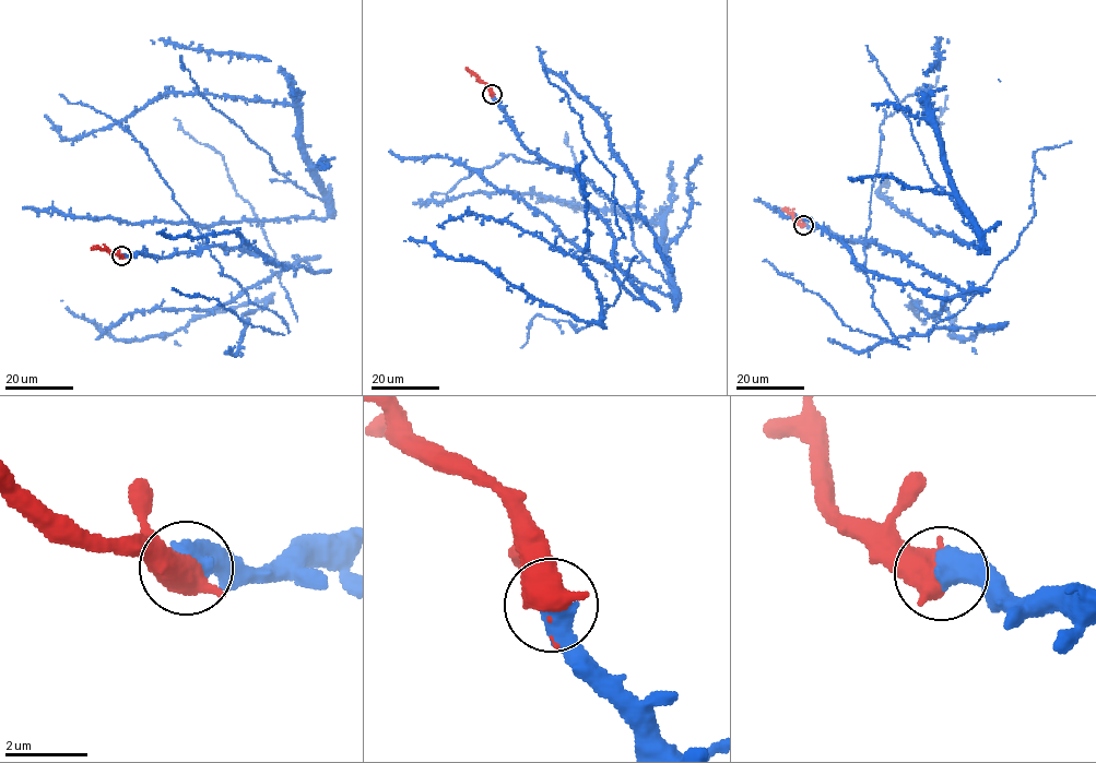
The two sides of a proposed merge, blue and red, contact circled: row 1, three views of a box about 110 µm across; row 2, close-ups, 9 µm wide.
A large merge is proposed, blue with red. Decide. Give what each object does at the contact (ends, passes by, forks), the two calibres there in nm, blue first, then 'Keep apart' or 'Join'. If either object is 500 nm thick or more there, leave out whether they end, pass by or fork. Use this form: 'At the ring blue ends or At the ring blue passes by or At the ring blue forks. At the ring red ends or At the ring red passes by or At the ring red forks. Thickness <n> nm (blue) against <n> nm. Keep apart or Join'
Thickness 600 nm (blue) against 750 nm. Join

